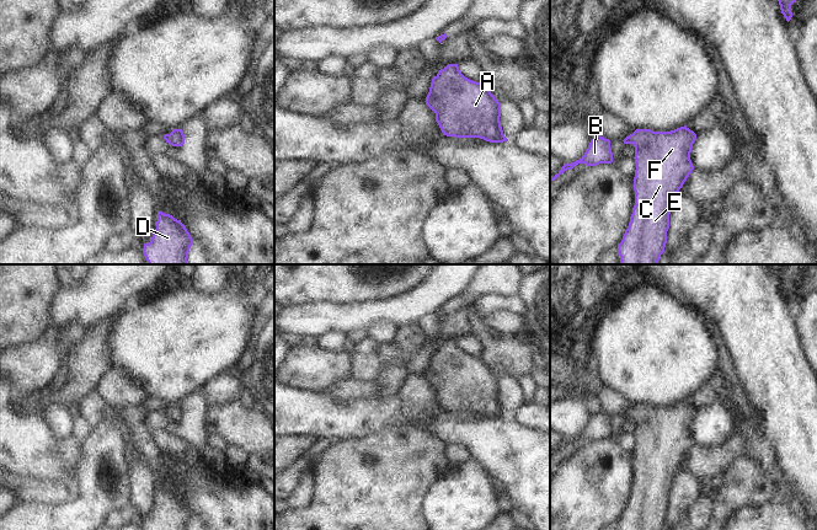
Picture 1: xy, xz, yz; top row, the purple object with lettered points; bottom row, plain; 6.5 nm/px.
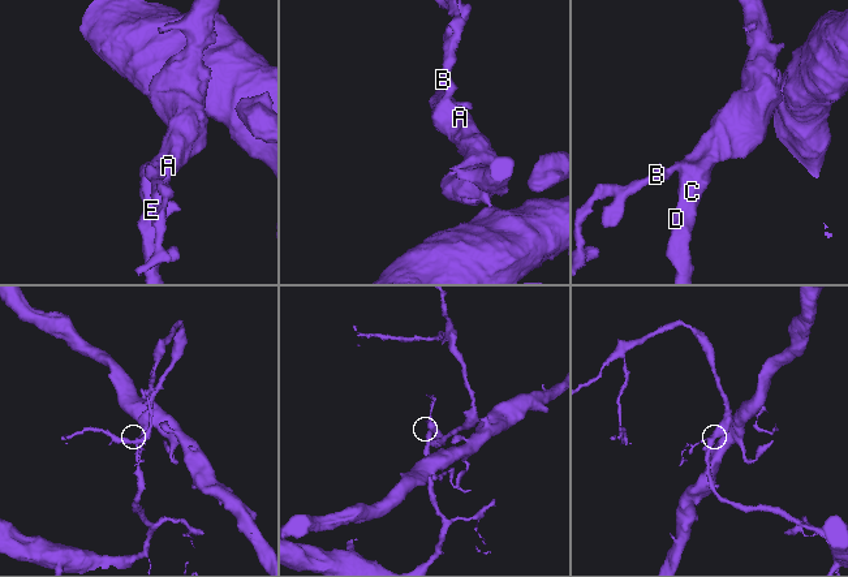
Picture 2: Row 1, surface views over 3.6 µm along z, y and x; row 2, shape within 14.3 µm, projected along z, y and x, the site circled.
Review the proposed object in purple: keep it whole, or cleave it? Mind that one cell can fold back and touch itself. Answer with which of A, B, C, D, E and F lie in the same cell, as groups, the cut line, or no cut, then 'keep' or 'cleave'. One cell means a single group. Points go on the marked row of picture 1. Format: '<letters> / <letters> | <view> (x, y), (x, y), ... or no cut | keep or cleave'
A B C D E F | no cut | keep

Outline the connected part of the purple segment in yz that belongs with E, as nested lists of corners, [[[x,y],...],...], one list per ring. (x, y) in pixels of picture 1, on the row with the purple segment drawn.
[[[687,125],[671,132],[636,129],[624,144],[635,146],[635,205],[621,242],[618,245],[620,264],[658,264],[667,243],[669,214],[679,189],[694,170],[690,152],[696,134]]]

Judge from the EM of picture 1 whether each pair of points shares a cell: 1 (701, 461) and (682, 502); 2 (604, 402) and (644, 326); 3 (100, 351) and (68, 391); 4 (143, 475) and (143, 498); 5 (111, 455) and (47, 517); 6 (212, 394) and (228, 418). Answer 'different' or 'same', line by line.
1: different
2: different
3: same
4: same
5: same
6: different

